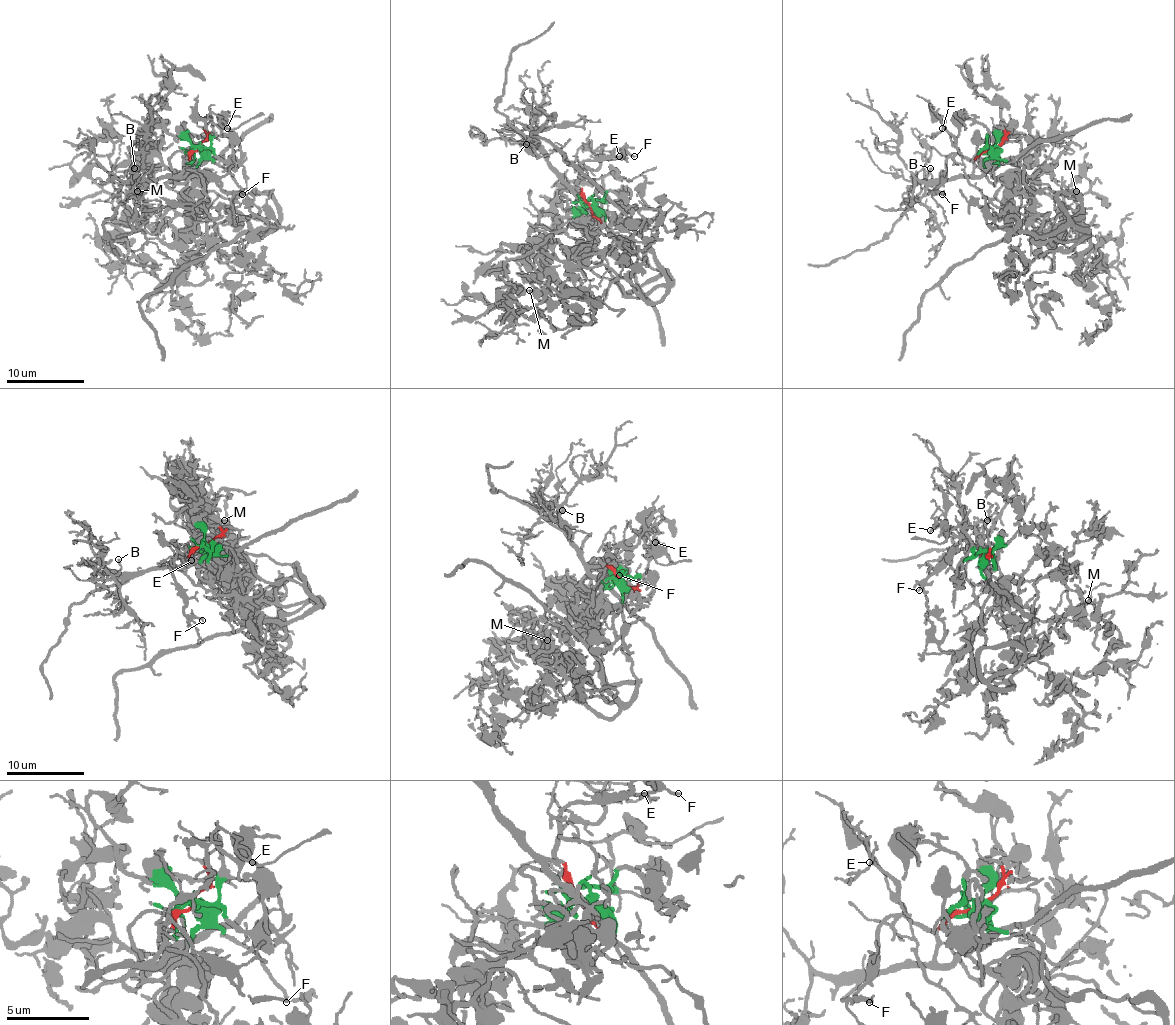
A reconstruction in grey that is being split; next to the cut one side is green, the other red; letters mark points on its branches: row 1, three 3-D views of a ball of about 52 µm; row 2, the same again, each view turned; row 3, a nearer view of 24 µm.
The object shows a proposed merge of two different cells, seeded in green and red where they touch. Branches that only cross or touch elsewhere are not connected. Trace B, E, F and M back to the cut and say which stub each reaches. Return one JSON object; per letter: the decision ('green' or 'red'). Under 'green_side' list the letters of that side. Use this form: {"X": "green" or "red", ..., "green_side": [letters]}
{"B": "red", "E": "red", "F": "red", "M": "green", "green_side": ["M"]}

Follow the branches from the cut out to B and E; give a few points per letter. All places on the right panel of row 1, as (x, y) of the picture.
B: (993, 148), (973, 161), (970, 175), (933, 181), (931, 167)
E: (993, 148), (973, 159), (964, 156), (956, 146), (956, 140), (936, 113), (942, 128)

